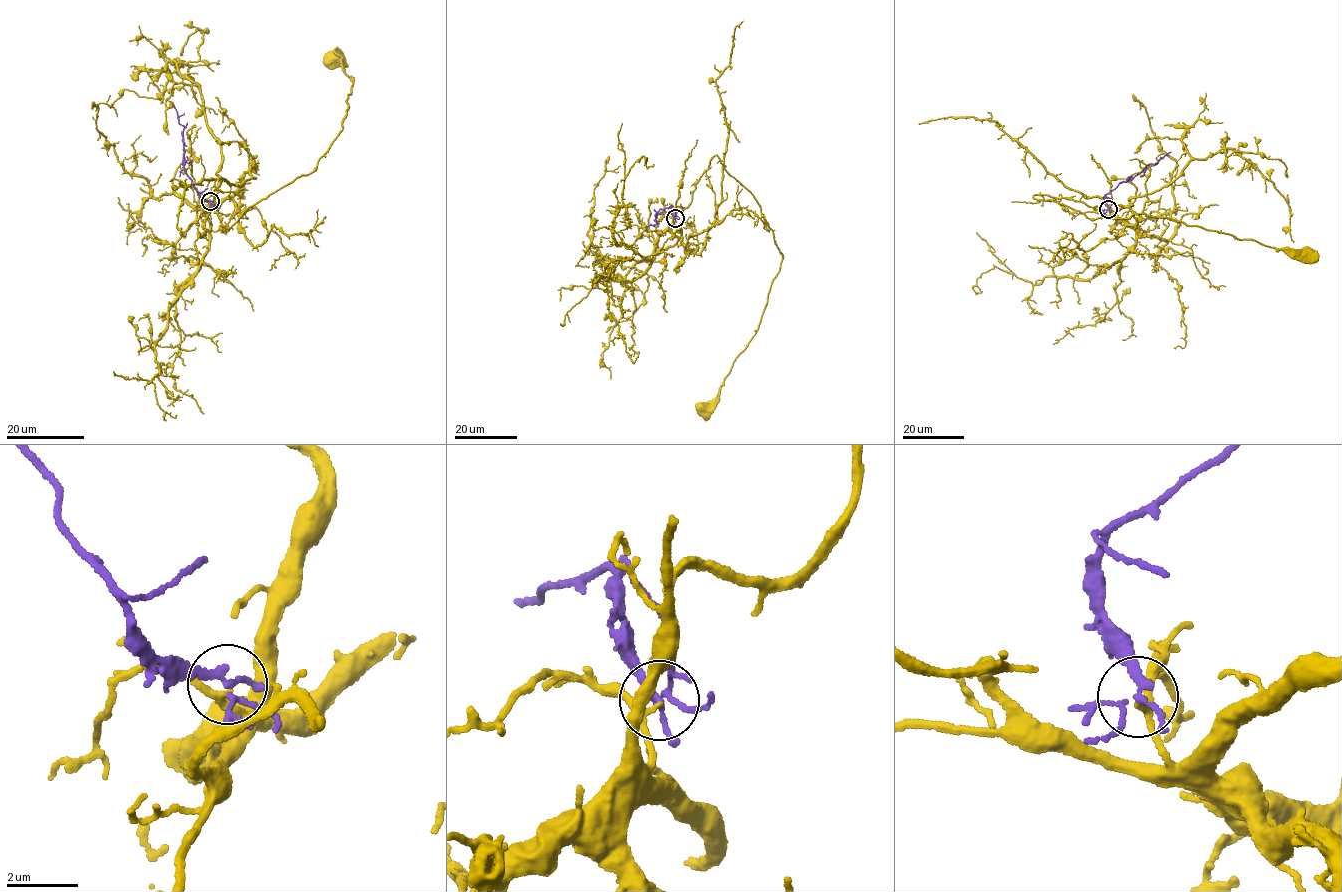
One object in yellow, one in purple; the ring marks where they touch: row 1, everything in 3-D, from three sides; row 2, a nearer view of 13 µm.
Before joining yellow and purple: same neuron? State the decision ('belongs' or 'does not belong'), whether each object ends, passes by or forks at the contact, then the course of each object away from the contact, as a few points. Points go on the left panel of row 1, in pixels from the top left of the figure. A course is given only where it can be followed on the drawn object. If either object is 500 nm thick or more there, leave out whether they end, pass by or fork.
does not belong; yellow passes by; purple forks; course yellow (210, 202), (208, 213), (218, 203), (227, 227), (312, 172), (349, 106), (354, 77), (344, 59), (335, 60); course purple (210, 202), (202, 198), (186, 172), (182, 133), (185, 126), (180, 124), (174, 105)

